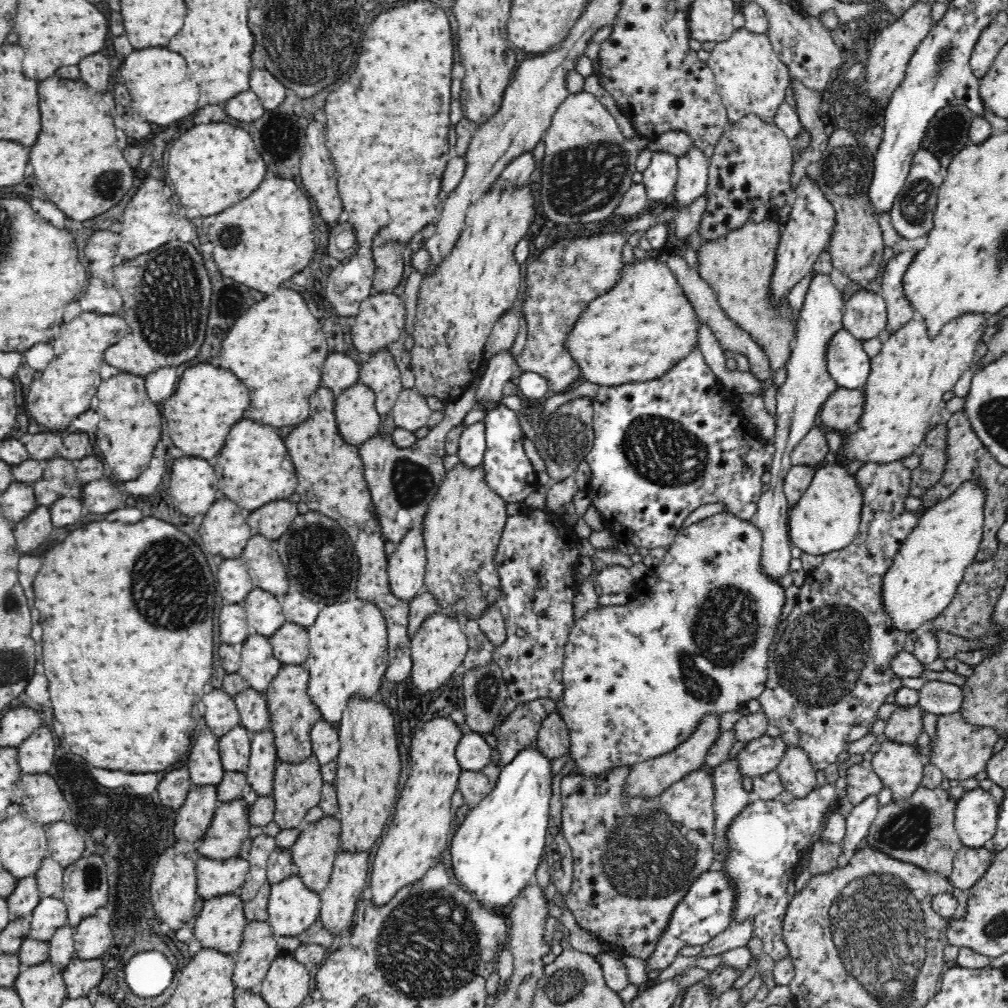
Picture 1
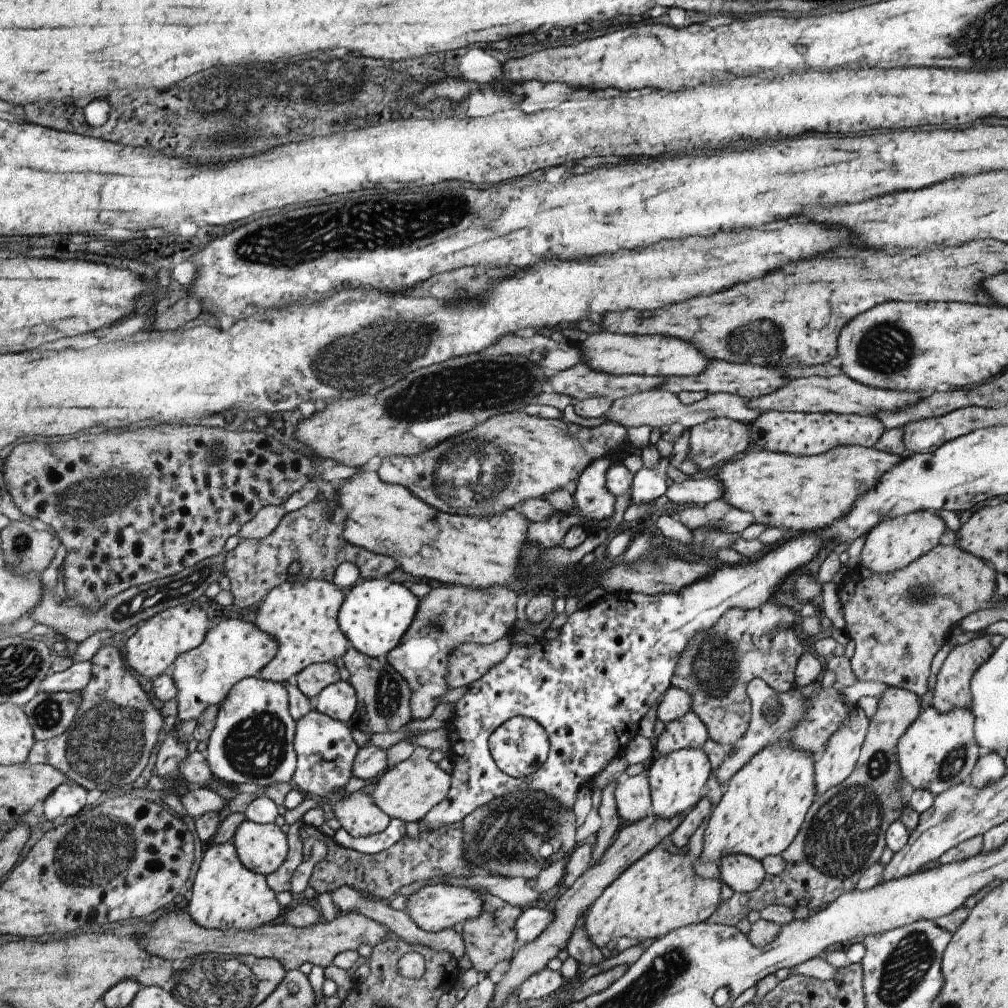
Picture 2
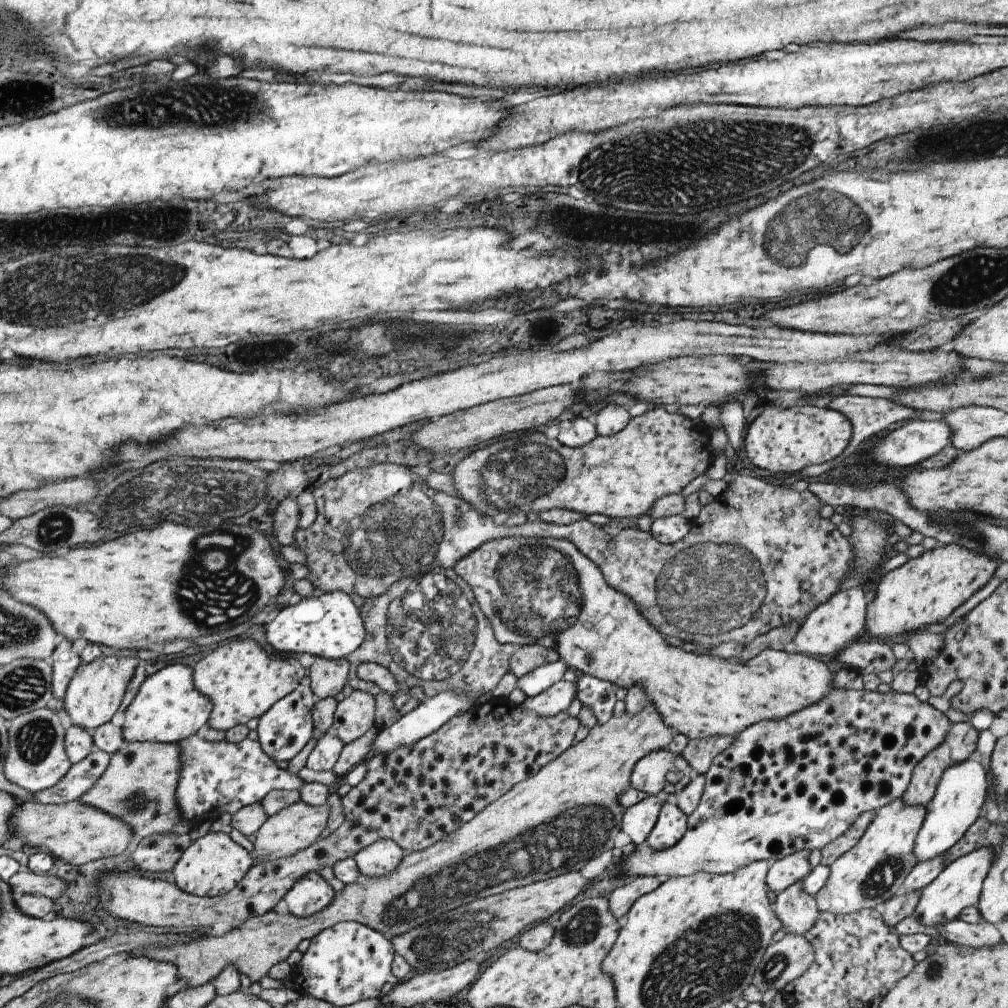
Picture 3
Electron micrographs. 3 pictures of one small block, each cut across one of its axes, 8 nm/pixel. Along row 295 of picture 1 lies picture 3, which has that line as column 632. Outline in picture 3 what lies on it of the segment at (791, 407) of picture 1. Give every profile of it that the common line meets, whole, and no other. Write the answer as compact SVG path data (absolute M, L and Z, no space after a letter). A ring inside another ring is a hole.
M660 792L625 809L621 830L630 836L634 845L642 844L648 839L666 800L676 803L674 794Z

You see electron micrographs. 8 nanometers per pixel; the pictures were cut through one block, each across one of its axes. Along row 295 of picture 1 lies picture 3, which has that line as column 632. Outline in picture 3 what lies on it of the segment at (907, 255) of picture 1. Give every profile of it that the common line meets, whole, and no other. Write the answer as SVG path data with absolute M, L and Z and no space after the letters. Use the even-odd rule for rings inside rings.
M646 876L636 877L630 880L630 884L621 884L610 892L609 912L616 920L622 921L638 898L653 892L662 882L662 878Z

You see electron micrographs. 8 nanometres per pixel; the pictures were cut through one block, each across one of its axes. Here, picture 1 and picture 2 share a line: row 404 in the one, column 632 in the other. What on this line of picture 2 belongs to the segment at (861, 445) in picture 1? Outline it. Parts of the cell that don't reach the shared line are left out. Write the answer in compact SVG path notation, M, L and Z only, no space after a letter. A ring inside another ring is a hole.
M702 827L694 832L687 844L688 851L682 854L674 854L662 848L649 850L600 893L600 896L586 910L584 926L587 928L589 937L601 949L604 946L614 947L616 940L622 936L637 938L639 942L650 941L650 938L663 937L677 928L707 922L721 903L723 881L720 877L705 879L694 871L692 864L701 858L703 851L703 834Z

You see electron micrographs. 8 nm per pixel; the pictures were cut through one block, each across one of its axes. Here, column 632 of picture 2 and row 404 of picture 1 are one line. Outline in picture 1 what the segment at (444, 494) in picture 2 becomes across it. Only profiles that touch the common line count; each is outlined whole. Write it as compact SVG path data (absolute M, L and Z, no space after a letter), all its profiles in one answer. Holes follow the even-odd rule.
M529 184L524 186L502 186L499 191L492 187L487 191L484 191L478 198L472 207L468 208L468 214L466 216L466 222L463 226L463 230L460 231L459 239L456 241L455 247L452 248L451 253L444 259L435 269L432 276L428 278L424 277L420 284L420 290L417 294L416 305L416 318L414 318L414 331L413 339L414 345L411 352L411 370L415 374L415 389L420 391L420 394L424 398L429 396L438 397L444 404L449 405L459 399L462 393L473 383L474 379L480 378L480 370L484 366L484 348L486 346L488 337L490 336L494 323L498 320L499 316L502 316L507 310L512 308L518 291L520 290L520 280L522 280L520 272L520 263L514 256L514 248L523 236L526 235L530 226L535 220L534 211L534 197L532 197L532 190Z

